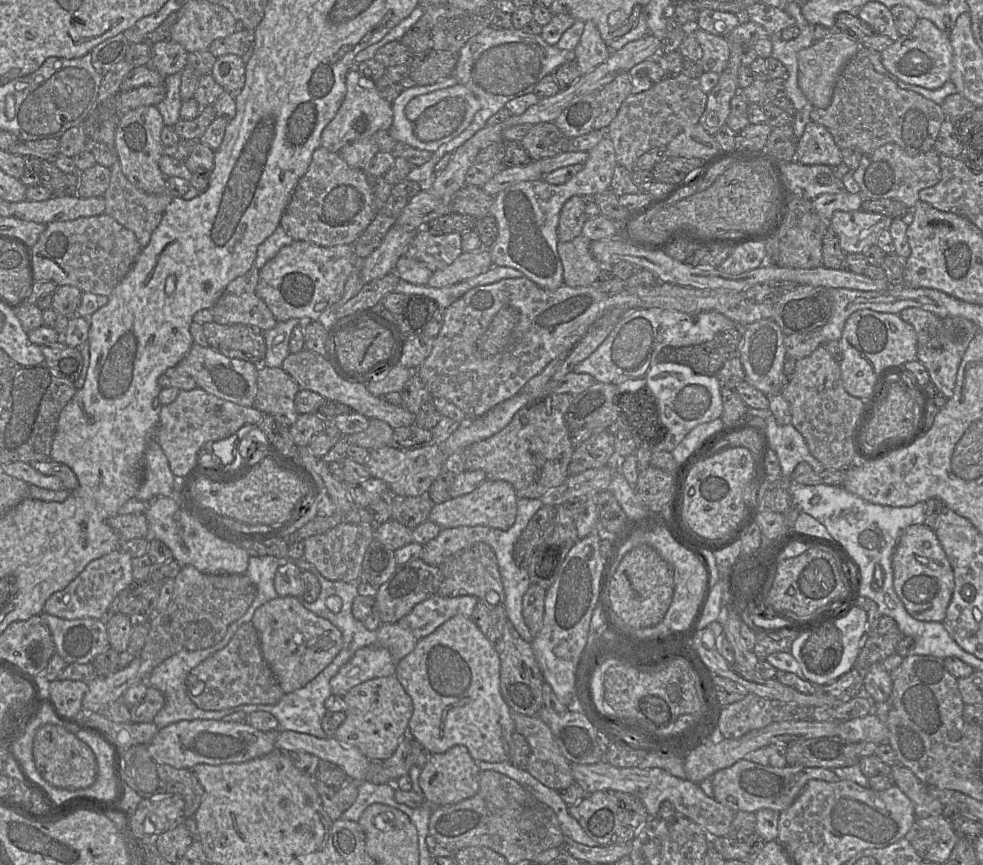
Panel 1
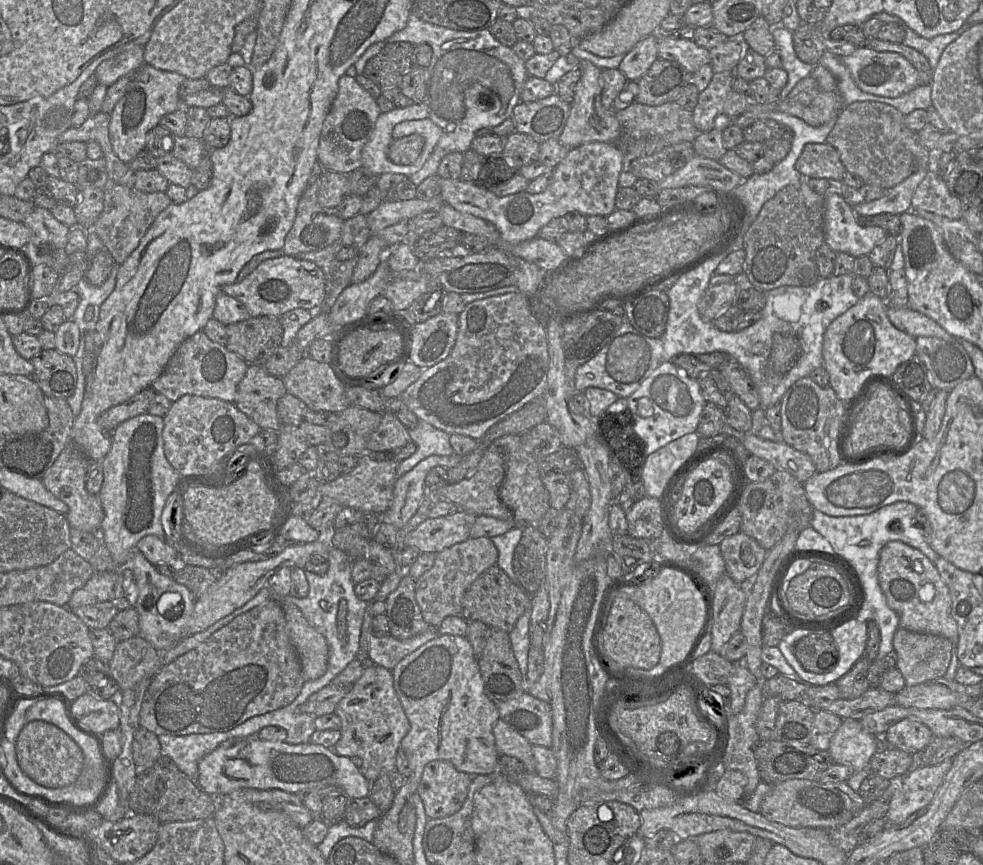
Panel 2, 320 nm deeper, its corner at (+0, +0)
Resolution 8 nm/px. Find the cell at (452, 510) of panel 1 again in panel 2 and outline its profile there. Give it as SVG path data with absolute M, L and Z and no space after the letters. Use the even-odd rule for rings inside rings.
M458 511L438 518L428 518L405 538L405 547L417 548L421 553L439 553L470 538L476 520L474 514Z

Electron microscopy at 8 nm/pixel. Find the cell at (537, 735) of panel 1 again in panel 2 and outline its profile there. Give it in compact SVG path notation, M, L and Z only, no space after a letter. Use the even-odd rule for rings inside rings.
M498 719L492 729L499 756L512 756L520 760L527 773L535 772L535 761L530 744L519 732L509 724Z

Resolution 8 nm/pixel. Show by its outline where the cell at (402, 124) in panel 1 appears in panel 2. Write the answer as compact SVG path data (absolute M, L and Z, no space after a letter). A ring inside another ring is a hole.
M419 103L381 113L362 149L362 167L378 177L386 173L396 174L398 168L403 168L402 165L394 164L388 159L388 150L393 141L392 131L394 127L404 121L425 118L428 118L428 112Z

